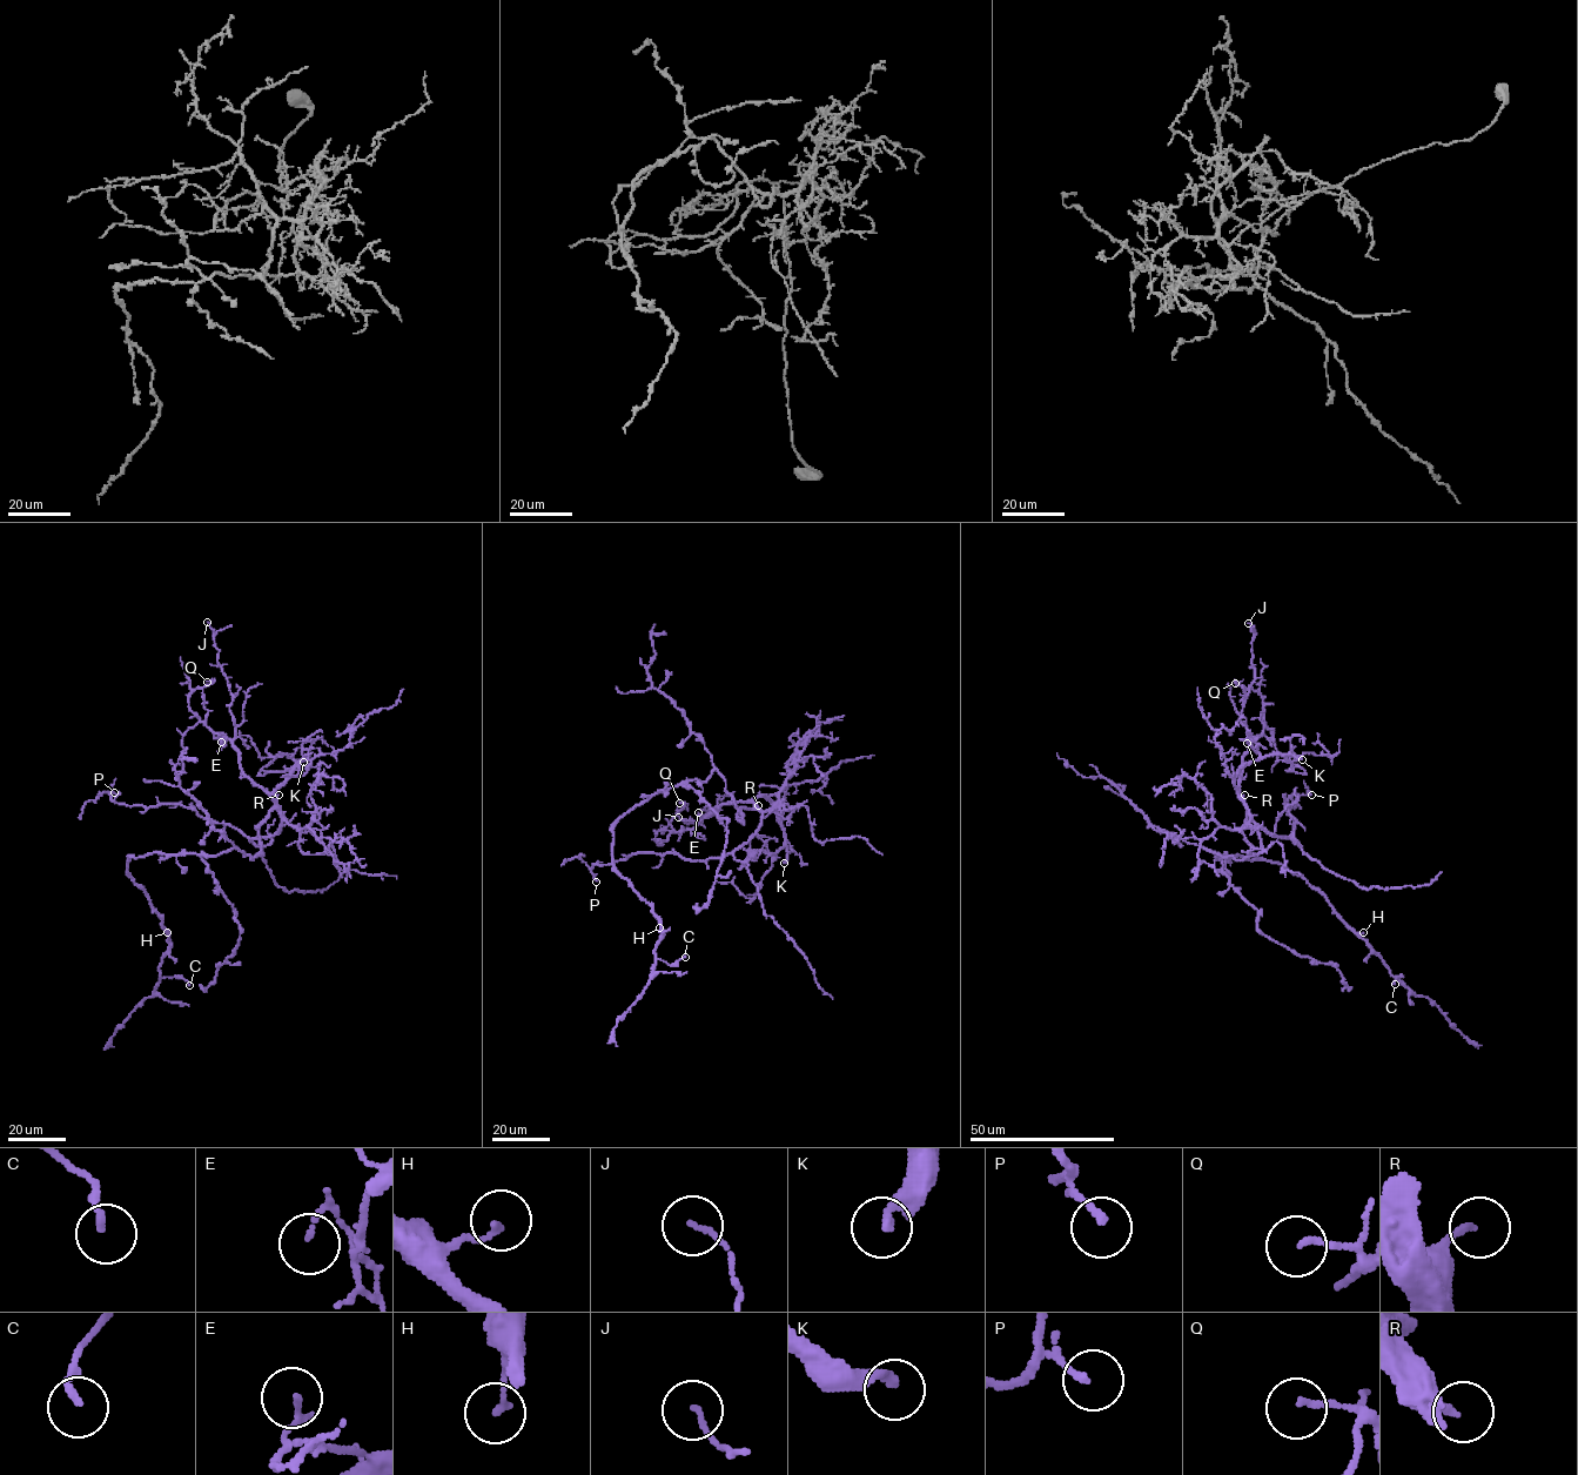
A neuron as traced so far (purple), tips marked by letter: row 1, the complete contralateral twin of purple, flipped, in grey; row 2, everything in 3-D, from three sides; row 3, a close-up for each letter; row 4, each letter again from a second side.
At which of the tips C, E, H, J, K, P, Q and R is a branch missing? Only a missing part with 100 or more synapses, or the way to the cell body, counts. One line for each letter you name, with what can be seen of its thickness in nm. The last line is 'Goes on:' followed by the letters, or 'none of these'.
K: calibre 240 nm
R: calibre 180 nm
Goes on: K, R

